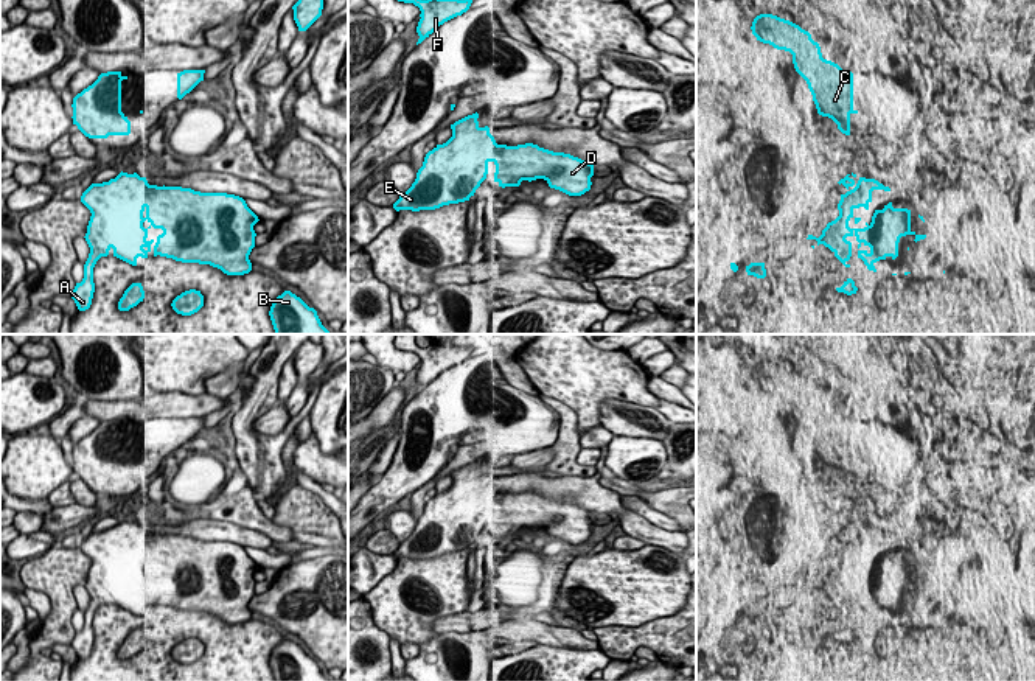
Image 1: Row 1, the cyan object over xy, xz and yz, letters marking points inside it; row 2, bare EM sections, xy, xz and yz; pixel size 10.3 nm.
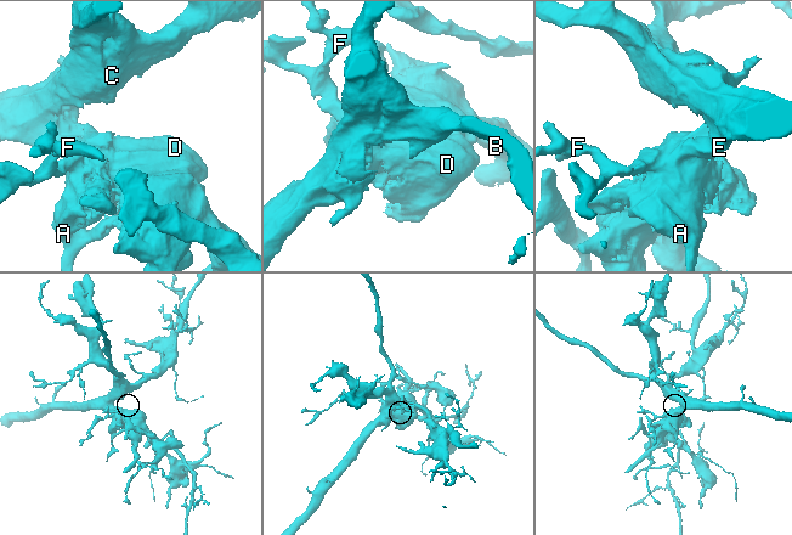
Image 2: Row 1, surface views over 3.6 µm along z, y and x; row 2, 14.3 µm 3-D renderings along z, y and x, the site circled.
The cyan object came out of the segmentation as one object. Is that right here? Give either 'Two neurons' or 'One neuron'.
One neuron

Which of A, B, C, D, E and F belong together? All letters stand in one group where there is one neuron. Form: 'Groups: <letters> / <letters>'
Groups: A B C D E F

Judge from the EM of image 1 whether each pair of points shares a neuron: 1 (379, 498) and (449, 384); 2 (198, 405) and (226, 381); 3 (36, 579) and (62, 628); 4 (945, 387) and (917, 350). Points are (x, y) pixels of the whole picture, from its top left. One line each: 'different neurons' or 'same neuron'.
1: same neuron
2: different neurons
3: same neuron
4: same neuron

